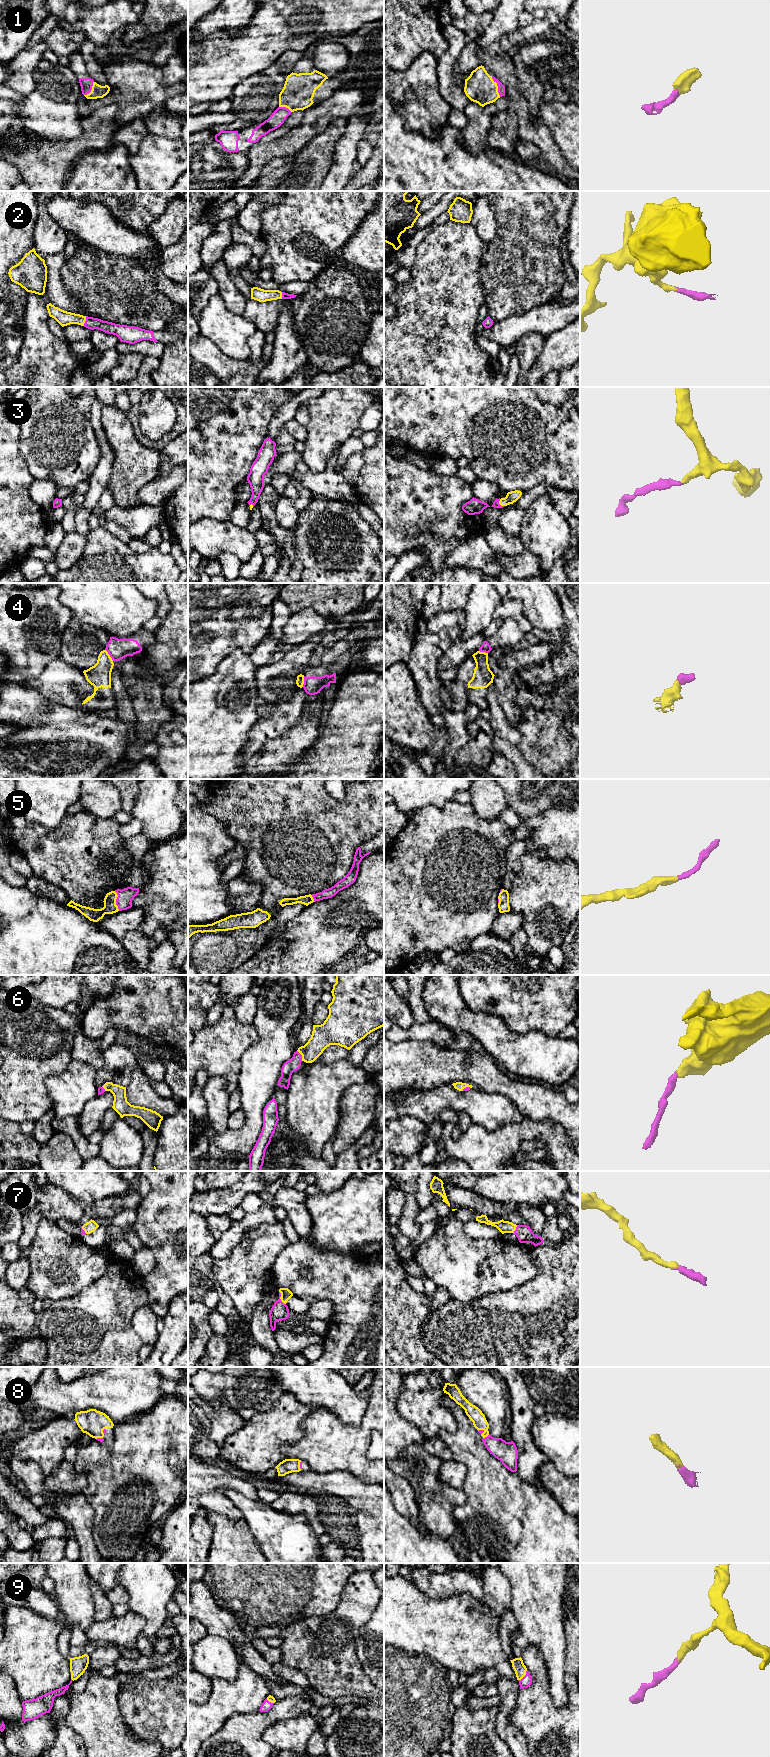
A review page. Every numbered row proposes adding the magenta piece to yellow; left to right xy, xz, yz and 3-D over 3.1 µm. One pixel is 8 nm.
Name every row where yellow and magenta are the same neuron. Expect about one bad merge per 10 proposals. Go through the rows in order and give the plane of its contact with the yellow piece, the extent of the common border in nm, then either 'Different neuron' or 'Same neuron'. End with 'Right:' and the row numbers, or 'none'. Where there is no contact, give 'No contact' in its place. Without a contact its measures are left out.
1: Touches yellow in yz. Shared border 180 nm. Same neuron
2: Touches yellow in xy. Shared border 80 nm. Same neuron
3: Touches yellow in yz. Shared border 70 nm. Same neuron
4: Touches yellow in xy. Shared border 120 nm. Different neuron
5: Touches yellow in xy. Shared border 170 nm. Same neuron
6: Touches yellow in xz. Shared border 100 nm. Same neuron
7: Touches yellow in xz. Shared border 120 nm. Same neuron
8: Touches yellow in yz. Shared border 60 nm. Same neuron
9: Touches yellow in yz. Shared border 110 nm. Same neuron
Right: 1, 2, 3, 5, 6, 7, 8, 9

